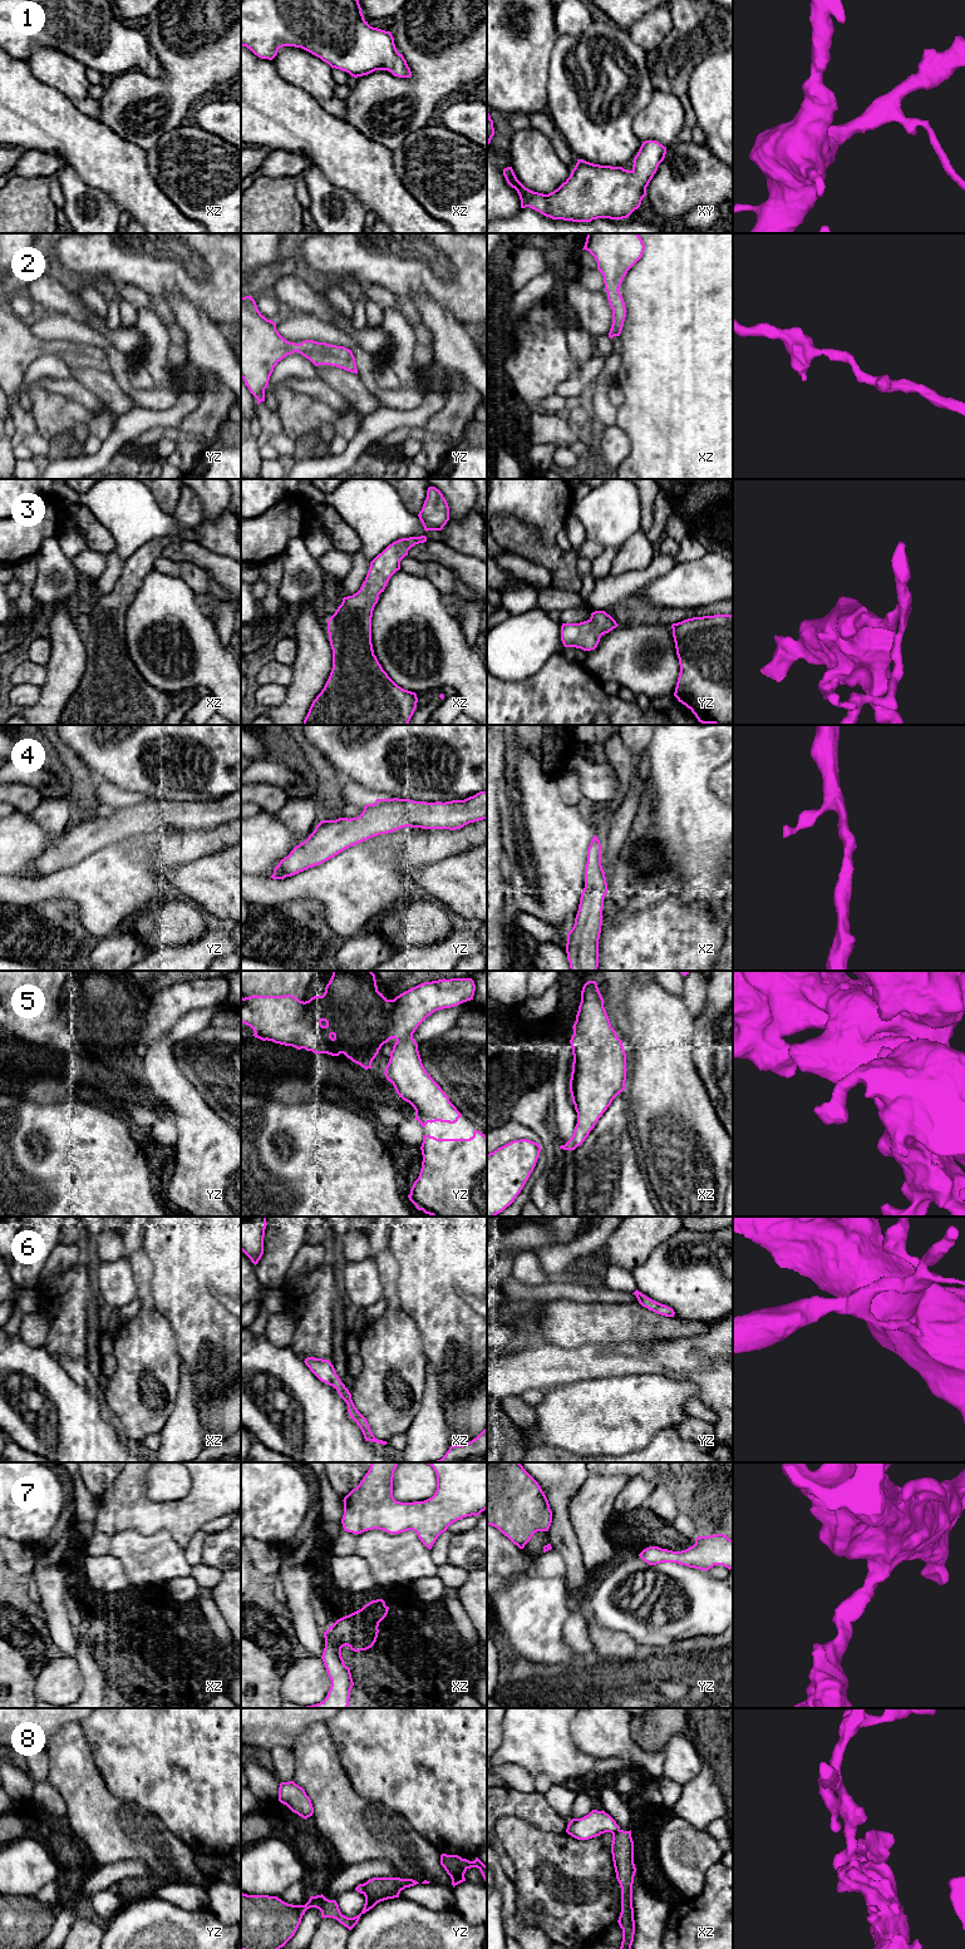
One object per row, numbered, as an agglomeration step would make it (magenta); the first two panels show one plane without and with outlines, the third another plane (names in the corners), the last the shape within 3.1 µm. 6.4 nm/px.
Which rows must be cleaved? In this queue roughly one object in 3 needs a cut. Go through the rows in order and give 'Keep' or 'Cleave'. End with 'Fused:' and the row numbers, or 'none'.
1: Keep
2: Keep
3: Keep
4: Keep
5: Keep
6: Keep
7: Keep
8: Cleave
Fused: 8

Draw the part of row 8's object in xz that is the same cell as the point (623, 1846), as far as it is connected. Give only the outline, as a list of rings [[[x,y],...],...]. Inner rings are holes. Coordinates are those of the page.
[[[619,1830],[612,1835],[611,1854],[616,1879],[621,1888],[621,1913],[617,1920],[620,1928],[622,1929],[622,1941],[620,1949],[631,1949],[635,1934],[632,1884],[636,1872],[631,1830]]]

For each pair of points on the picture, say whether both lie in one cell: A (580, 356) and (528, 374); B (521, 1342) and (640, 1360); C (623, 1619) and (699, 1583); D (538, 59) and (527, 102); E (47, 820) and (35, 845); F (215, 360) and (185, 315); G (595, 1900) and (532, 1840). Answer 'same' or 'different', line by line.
A: different
B: different
C: same
D: same
E: different
F: same
G: same

